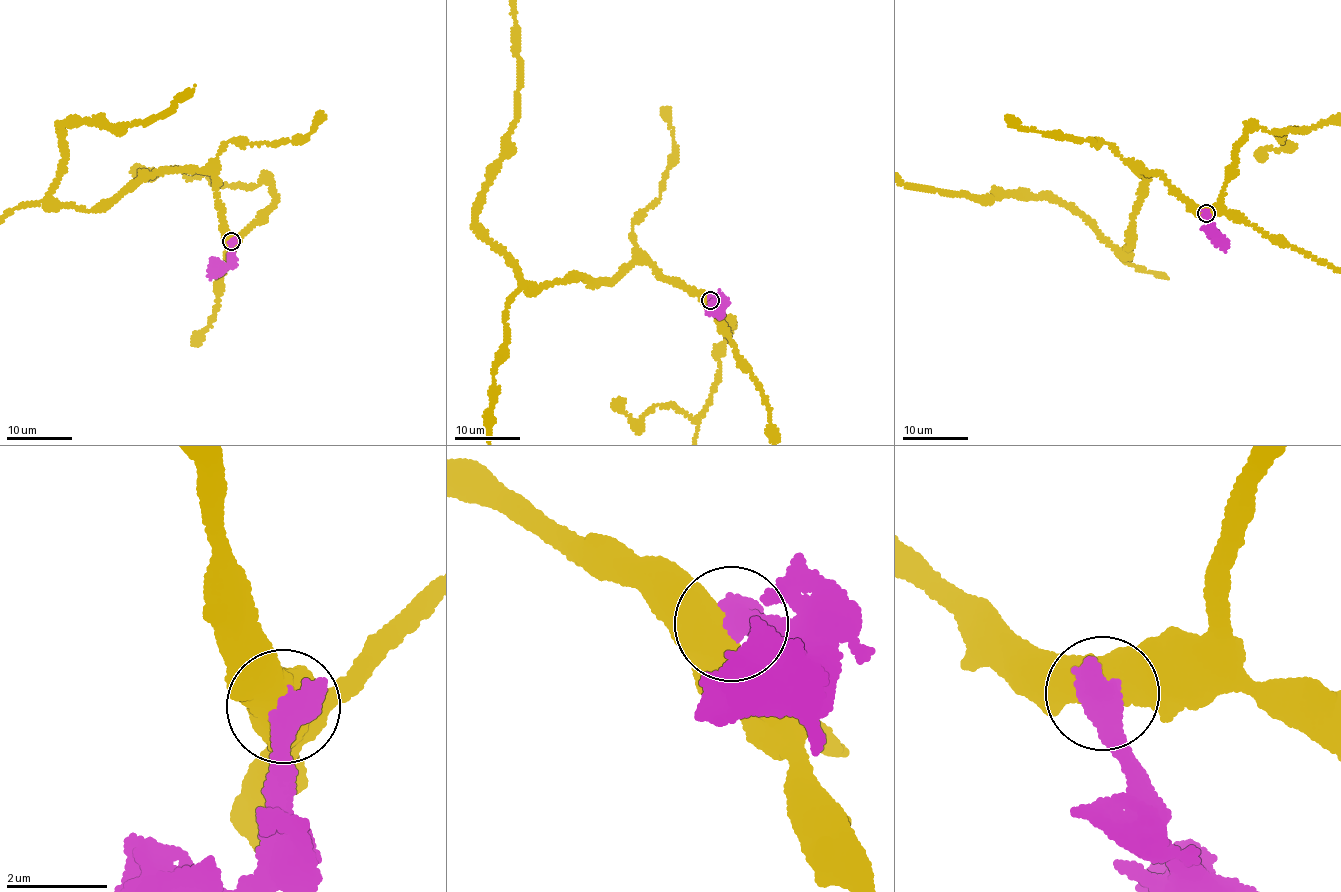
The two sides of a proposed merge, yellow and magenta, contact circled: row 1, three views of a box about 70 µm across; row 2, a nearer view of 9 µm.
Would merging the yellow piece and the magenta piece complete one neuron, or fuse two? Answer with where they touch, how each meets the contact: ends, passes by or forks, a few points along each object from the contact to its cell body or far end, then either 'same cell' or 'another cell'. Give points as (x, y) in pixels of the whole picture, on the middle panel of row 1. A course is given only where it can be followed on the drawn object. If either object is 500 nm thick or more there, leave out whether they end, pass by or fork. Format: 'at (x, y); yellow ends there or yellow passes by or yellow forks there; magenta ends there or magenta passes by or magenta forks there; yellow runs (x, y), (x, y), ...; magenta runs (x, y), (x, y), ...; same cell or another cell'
at (710, 300); yellow runs (710, 299), (635, 260), (612, 281), (530, 285), (476, 221), (516, 118), (519, 54); magenta runs (710, 299), (718, 299), (721, 304), (722, 312), (719, 317); another cell

